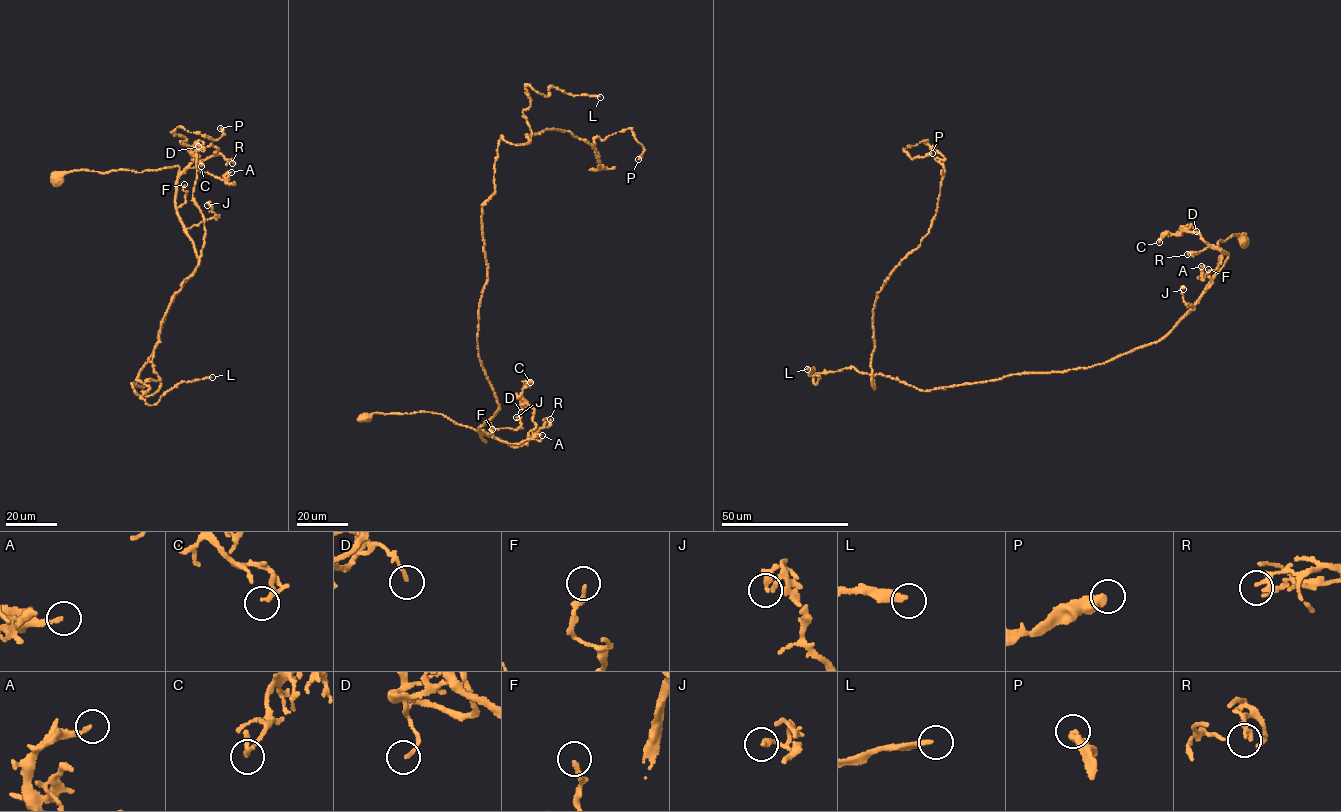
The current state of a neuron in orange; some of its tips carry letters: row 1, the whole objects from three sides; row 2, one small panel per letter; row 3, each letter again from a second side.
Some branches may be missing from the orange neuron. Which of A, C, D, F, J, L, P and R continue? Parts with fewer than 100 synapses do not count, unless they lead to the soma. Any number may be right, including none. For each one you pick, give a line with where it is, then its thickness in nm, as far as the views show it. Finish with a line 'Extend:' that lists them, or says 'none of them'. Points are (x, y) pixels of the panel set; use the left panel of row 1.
L: at (212, 377); 240 nm thick
Extend: L

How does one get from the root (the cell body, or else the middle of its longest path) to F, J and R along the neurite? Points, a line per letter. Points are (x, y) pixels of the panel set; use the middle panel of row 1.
F: (364, 417), (419, 412), (439, 413), (475, 429), (485, 442), (478, 430), (488, 436), (492, 429)
J: (364, 417), (439, 413), (475, 429), (485, 442), (478, 430), (485, 423), (516, 430), (521, 424), (516, 417)
R: (364, 417), (439, 413), (475, 429), (485, 442), (480, 436), (483, 433), (516, 447), (546, 428), (550, 419)

